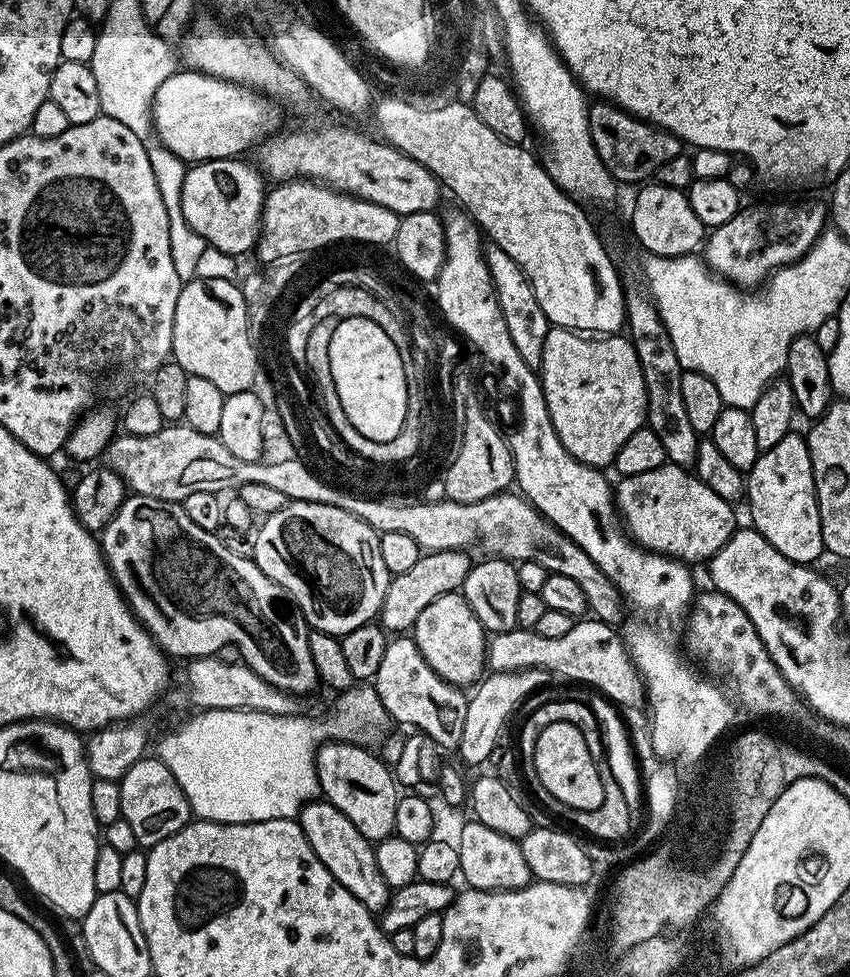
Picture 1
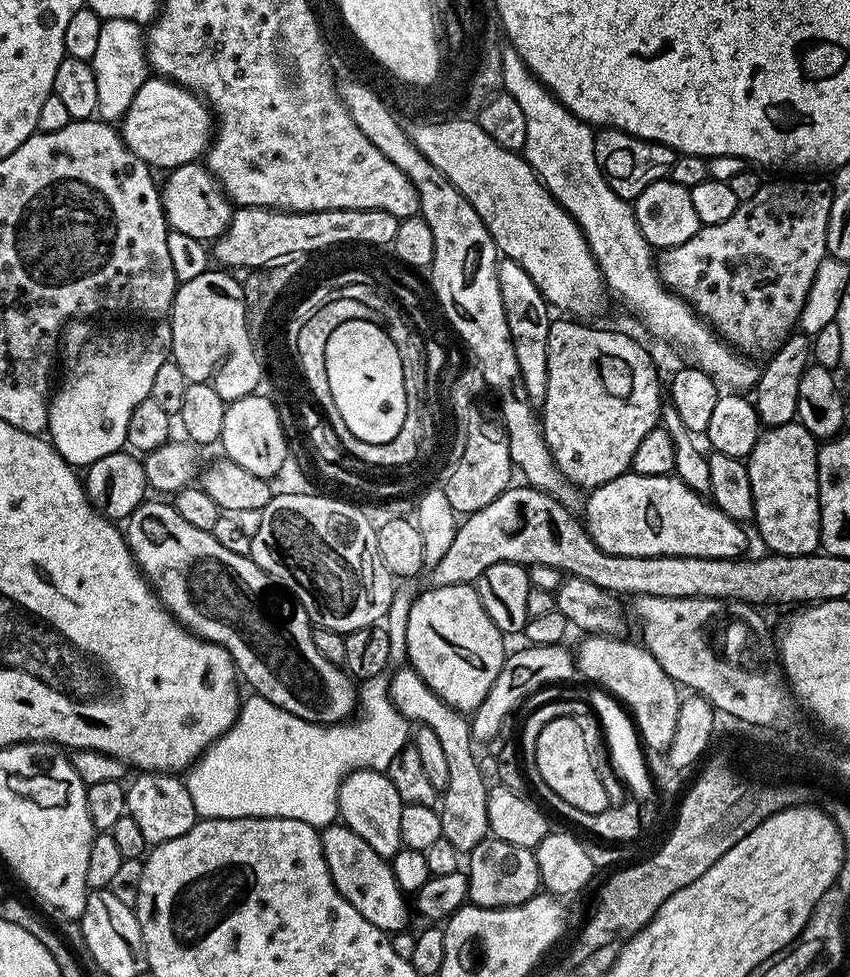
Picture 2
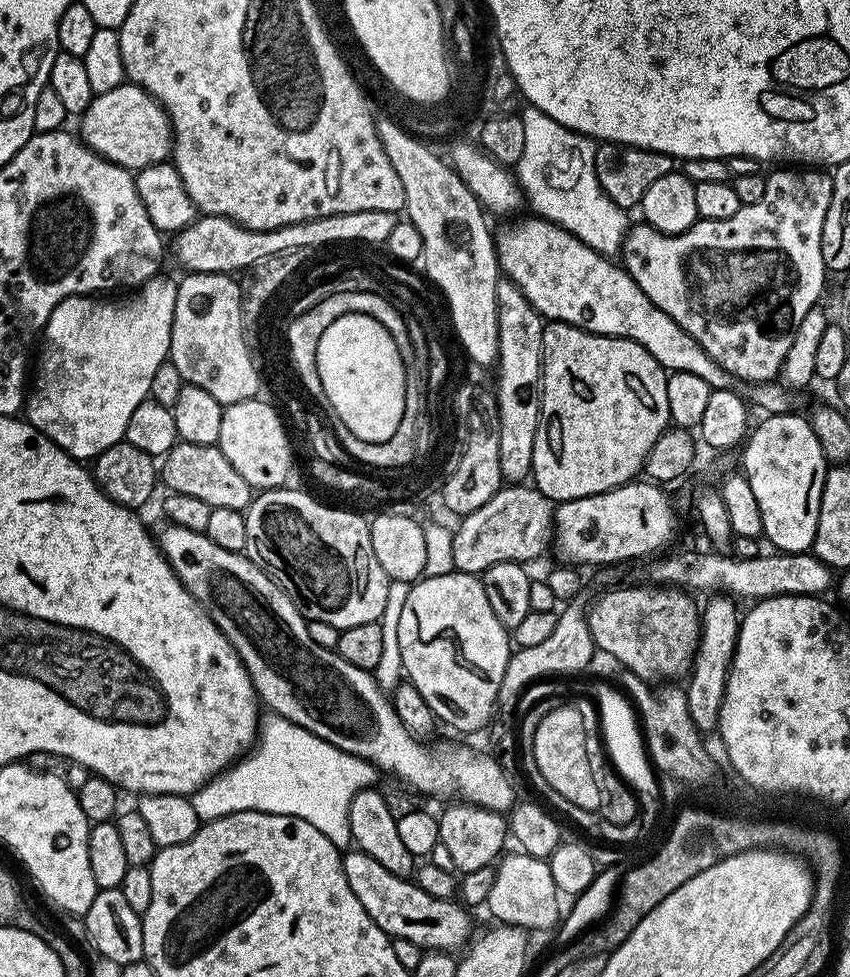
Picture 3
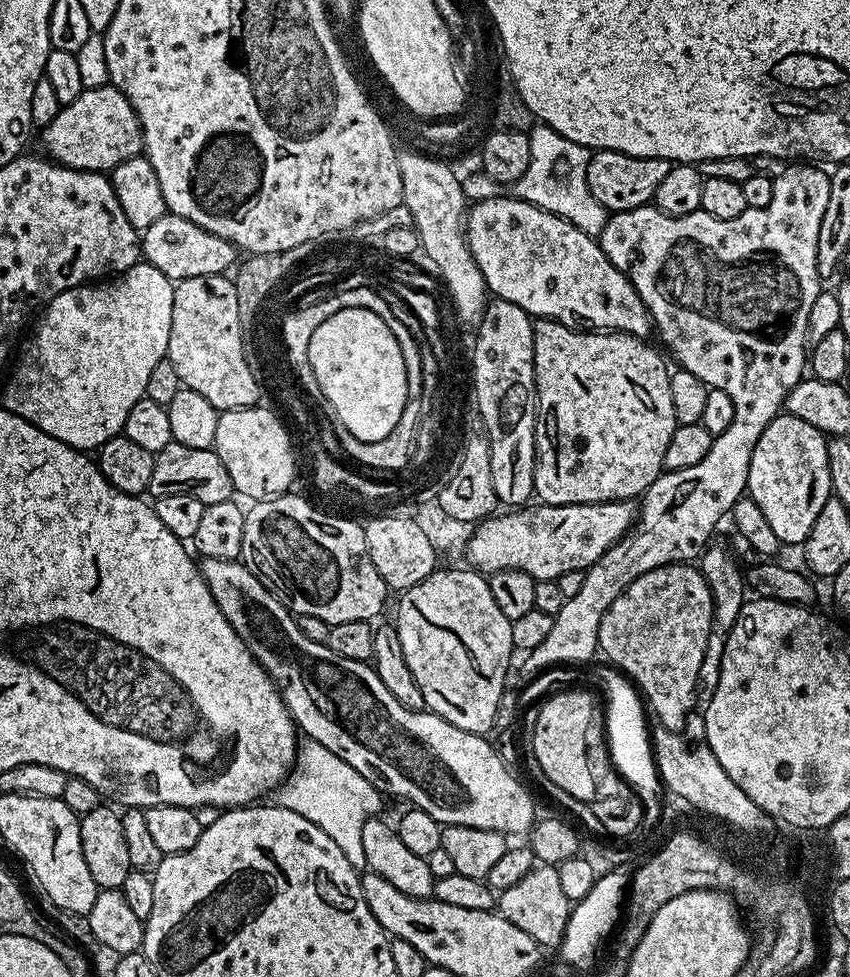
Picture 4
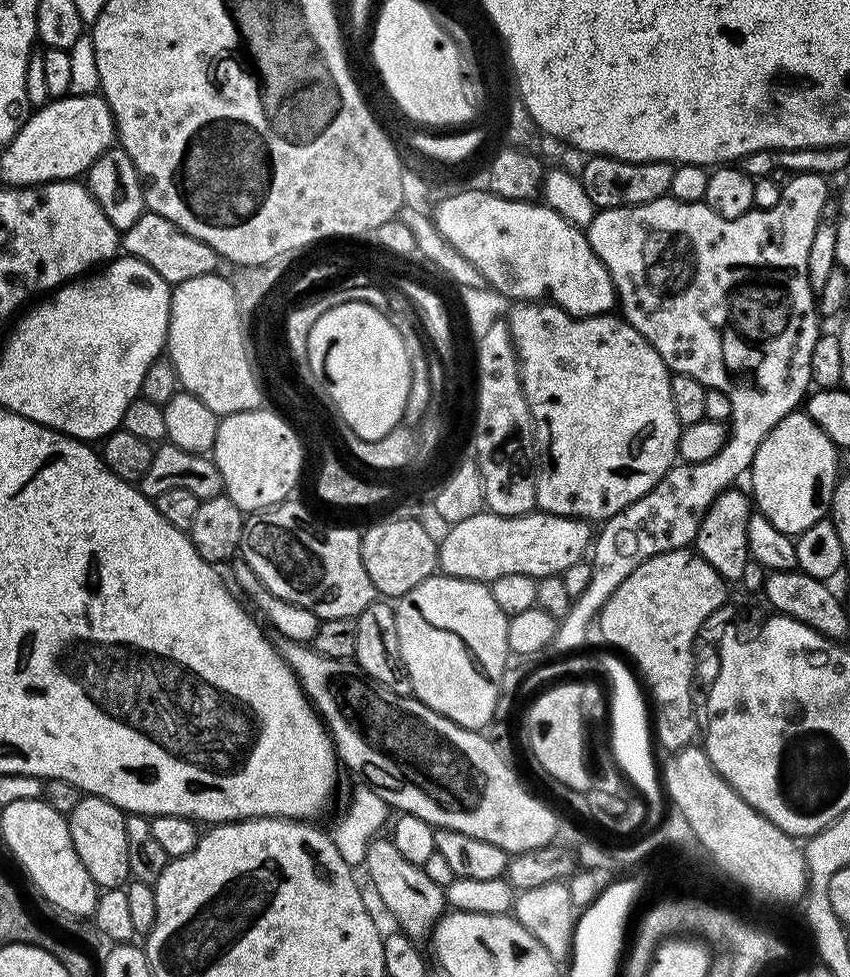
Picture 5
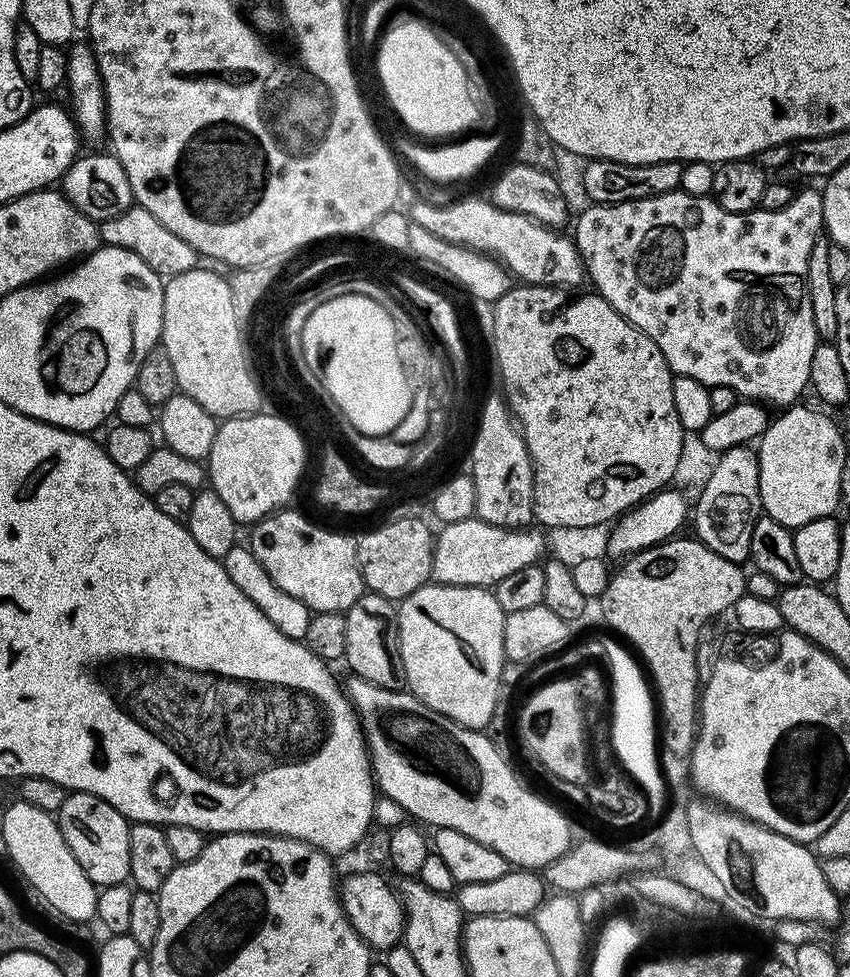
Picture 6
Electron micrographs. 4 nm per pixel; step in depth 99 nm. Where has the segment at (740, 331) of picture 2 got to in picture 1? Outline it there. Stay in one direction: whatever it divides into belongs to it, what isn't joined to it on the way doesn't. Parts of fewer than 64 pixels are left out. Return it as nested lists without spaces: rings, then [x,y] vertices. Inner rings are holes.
[[[784,200],[781,204],[756,204],[753,208],[741,207],[730,222],[711,229],[702,245],[702,259],[721,280],[736,285],[741,290],[752,290],[763,285],[773,272],[800,260],[814,246],[826,229],[826,208],[816,200],[804,200],[801,204],[791,204]]]

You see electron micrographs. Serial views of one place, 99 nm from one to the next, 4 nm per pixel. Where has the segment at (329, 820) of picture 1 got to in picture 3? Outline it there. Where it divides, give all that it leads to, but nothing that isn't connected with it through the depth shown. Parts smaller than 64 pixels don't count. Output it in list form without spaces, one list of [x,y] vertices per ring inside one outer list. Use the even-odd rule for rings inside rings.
[[[348,850],[343,853],[342,859],[346,882],[350,882],[354,898],[362,902],[366,914],[370,914],[372,921],[389,937],[410,938],[410,942],[418,942],[422,949],[451,953],[469,943],[473,935],[472,920],[455,899],[443,900],[426,894],[426,890],[419,888],[411,879],[390,874],[386,866],[374,862],[374,858],[365,852]]]

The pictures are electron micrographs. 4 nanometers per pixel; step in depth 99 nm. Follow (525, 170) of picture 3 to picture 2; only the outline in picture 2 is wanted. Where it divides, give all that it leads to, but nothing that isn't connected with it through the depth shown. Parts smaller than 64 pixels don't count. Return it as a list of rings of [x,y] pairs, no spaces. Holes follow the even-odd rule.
[[[510,46],[505,47],[501,54],[502,78],[504,79],[503,91],[512,95],[514,102],[522,106],[522,114],[526,114],[526,146],[523,157],[529,166],[536,171],[544,187],[559,202],[561,206],[574,218],[574,222],[580,225],[582,234],[594,254],[594,258],[600,267],[600,273],[604,275],[604,282],[609,293],[613,292],[621,296],[626,303],[630,304],[644,319],[644,324],[656,336],[677,344],[691,363],[701,368],[717,385],[728,390],[752,390],[755,389],[757,380],[760,379],[761,369],[749,357],[733,350],[725,344],[709,325],[705,324],[699,316],[693,312],[681,296],[675,292],[669,292],[660,280],[660,273],[656,271],[654,249],[646,242],[642,230],[636,221],[636,213],[629,201],[618,198],[614,190],[606,182],[602,170],[598,170],[598,162],[594,158],[594,128],[591,123],[579,120],[575,112],[568,109],[568,105],[560,103],[549,89],[545,88],[544,81],[536,77],[535,72],[528,69],[528,64],[522,62],[522,58]]]

